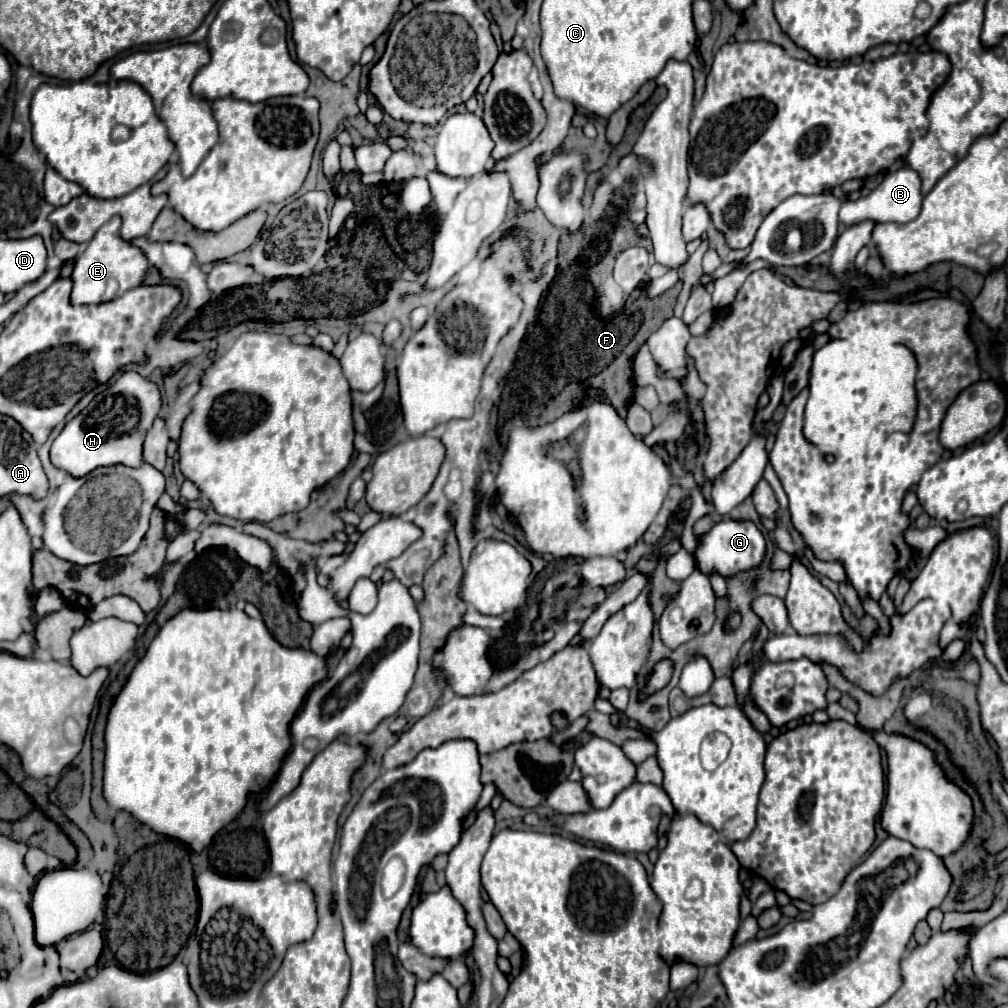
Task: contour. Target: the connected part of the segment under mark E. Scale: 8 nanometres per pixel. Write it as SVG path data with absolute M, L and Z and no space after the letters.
M113 216L109 222L105 222L99 232L91 238L87 248L77 256L75 270L71 274L75 286L71 292L71 302L75 304L101 304L109 302L117 296L123 296L127 290L133 290L141 286L149 272L149 260L131 242L123 240L121 234L121 218Z

